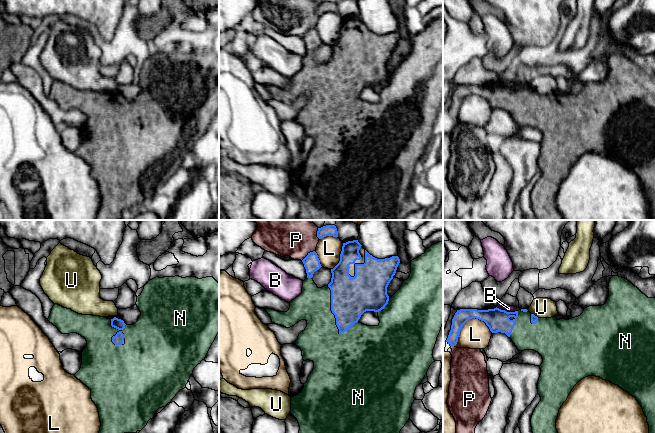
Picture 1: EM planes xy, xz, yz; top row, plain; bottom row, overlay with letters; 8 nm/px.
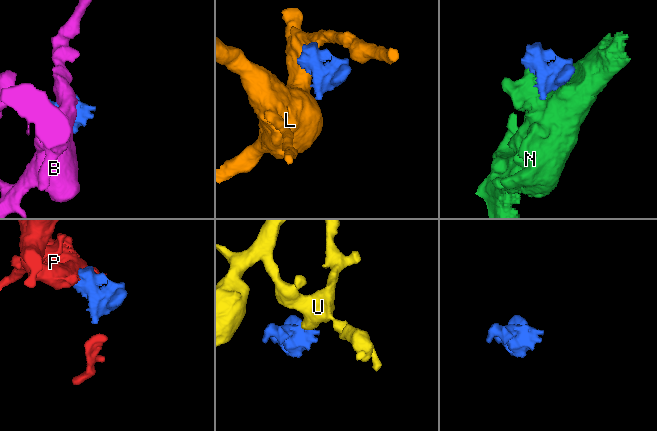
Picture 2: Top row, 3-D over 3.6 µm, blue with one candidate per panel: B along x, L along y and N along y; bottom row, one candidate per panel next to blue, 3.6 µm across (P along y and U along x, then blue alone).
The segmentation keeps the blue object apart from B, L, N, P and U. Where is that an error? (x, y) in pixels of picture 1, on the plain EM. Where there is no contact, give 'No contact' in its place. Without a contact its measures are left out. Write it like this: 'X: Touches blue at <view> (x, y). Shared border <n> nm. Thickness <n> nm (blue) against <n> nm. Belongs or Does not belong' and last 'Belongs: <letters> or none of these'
B: Touches blue at yz (506, 87). Shared border 180 nm. Thickness 180 nm (blue) against 60 nm. Does not belong
L: Touches blue at yz (468, 95). Shared border 320 nm. Thickness 180 nm (blue) against 240 nm. Does not belong
N: Touches blue at xz (331, 86). Shared border 400 nm. Thickness 320 nm (blue) against 300 nm. Belongs
P: Touches blue at xz (308, 29). Shared border 140 nm. Thickness 130 nm (blue) against 280 nm. Does not belong
U: Touches blue at yz (534, 91). Shared border 70 nm. Thickness 60 nm (blue) against 160 nm. Does not belong
Belongs: N

